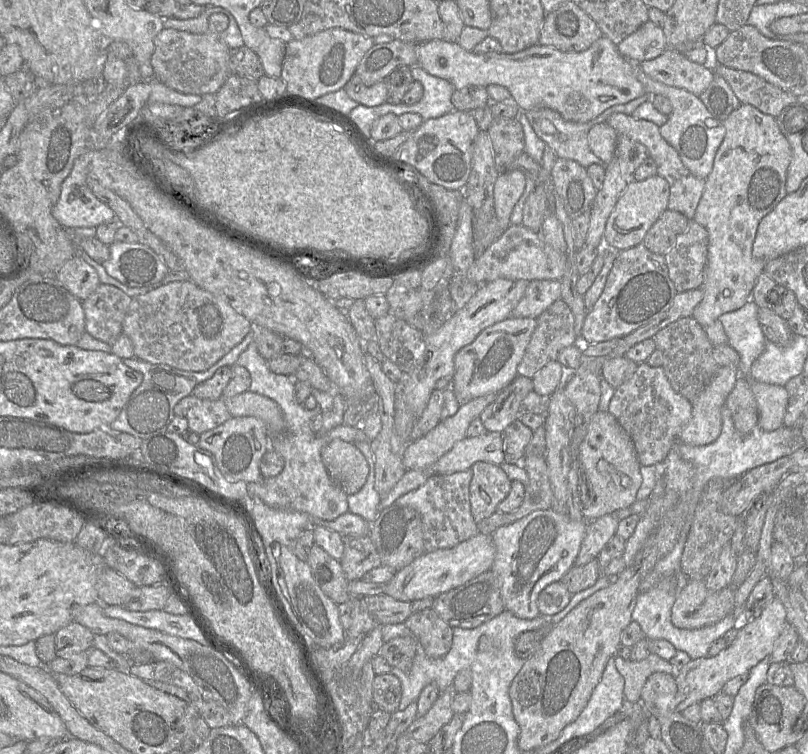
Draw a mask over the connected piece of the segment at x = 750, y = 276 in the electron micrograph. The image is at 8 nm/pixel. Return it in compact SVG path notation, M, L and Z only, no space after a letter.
M741 103L723 124L725 136L716 152L712 170L705 179L704 191L693 218L708 232L707 261L701 286L703 298L691 316L703 328L714 323L720 315L738 310L751 299L757 278L767 262L753 257L753 242L760 220L787 195L786 176L792 156L790 144L780 131L776 118L750 104Z

